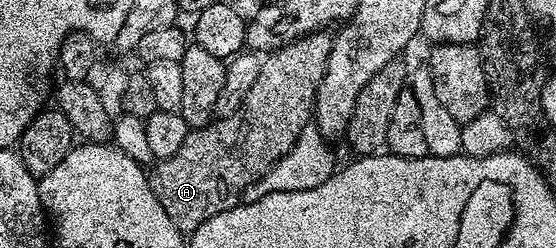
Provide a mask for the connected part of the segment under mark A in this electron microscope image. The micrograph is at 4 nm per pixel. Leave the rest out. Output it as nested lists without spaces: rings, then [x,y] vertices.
[[[326,31],[309,33],[284,48],[264,55],[261,74],[257,82],[253,82],[253,90],[241,102],[239,109],[233,114],[212,120],[203,128],[188,131],[181,150],[177,150],[173,158],[160,160],[150,169],[151,190],[179,232],[196,232],[209,218],[236,208],[244,190],[294,147],[302,130],[313,120],[315,95],[327,72],[331,53],[332,37],[327,35]]]

